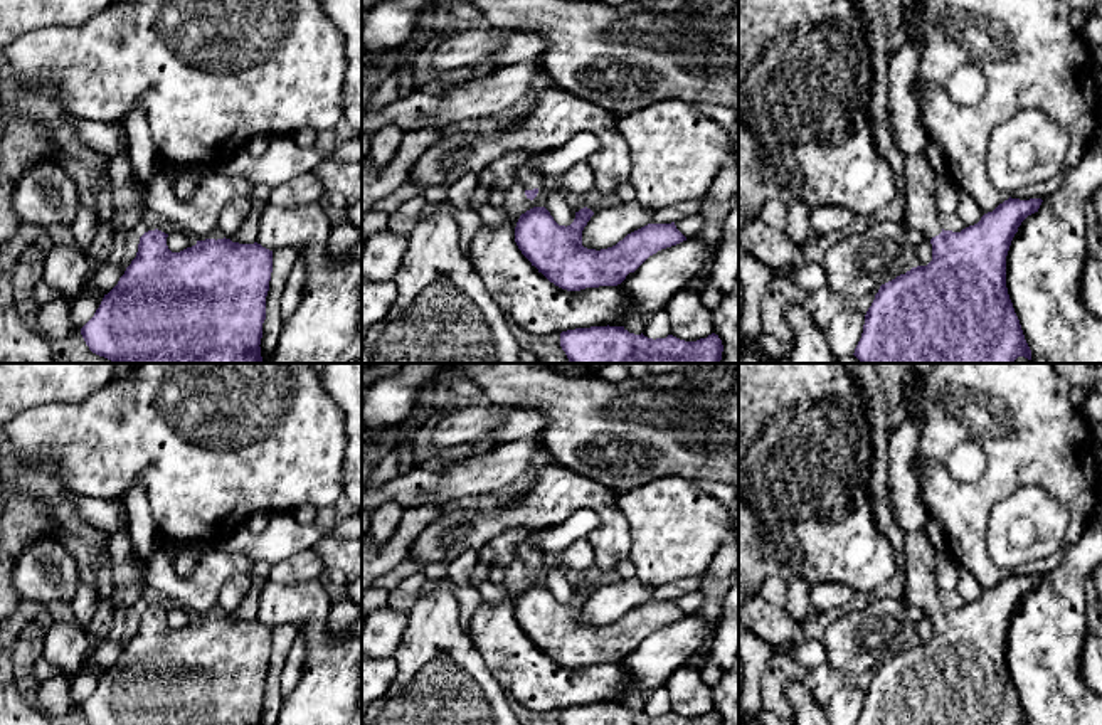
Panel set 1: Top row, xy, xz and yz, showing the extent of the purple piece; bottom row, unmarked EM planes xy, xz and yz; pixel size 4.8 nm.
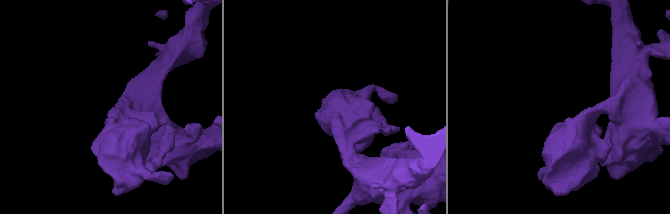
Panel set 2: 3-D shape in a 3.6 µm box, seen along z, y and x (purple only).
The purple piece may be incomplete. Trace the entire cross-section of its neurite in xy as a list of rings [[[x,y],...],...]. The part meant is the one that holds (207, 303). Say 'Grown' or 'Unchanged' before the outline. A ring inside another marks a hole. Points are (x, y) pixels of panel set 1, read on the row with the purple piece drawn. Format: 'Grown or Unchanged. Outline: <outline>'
Unchanged. Outline: [[[155,229],[140,237],[136,257],[118,284],[104,294],[94,316],[81,328],[89,350],[113,363],[262,363],[261,338],[273,251],[261,244],[205,239],[180,252],[167,246],[168,234]]]

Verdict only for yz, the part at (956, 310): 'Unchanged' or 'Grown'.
Grown

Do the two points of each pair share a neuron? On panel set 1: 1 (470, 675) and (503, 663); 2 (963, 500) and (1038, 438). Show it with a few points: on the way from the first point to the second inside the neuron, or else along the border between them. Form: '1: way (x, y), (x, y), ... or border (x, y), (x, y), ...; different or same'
1: border (468, 633), (488, 672), (503, 690); different
2: way (981, 495), (1020, 456); same

